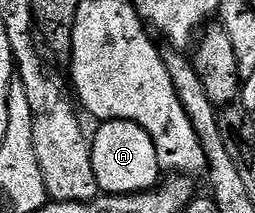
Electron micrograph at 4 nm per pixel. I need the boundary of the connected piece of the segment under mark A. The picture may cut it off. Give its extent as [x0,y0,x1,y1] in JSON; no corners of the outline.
[91,120,162,196]

